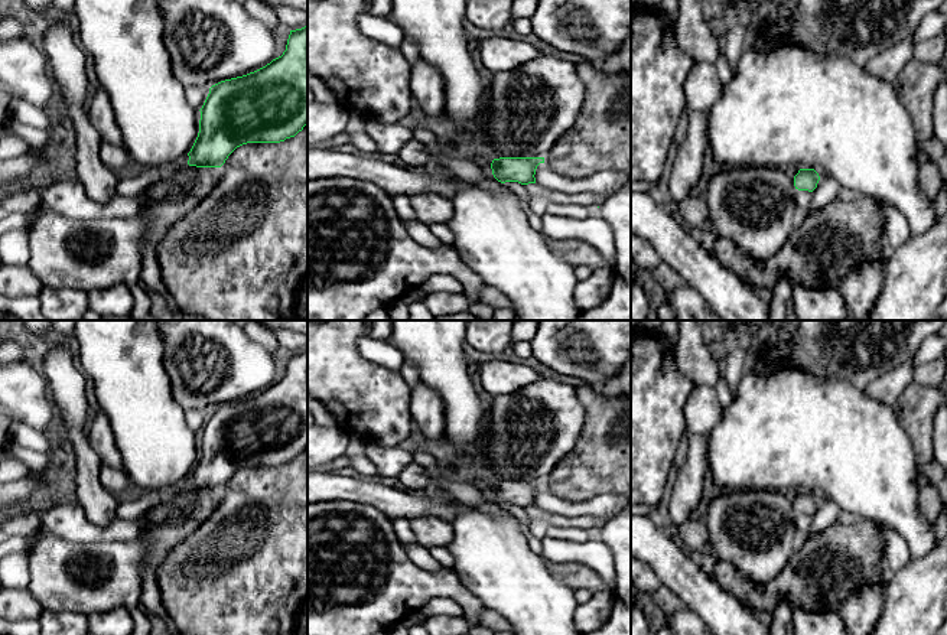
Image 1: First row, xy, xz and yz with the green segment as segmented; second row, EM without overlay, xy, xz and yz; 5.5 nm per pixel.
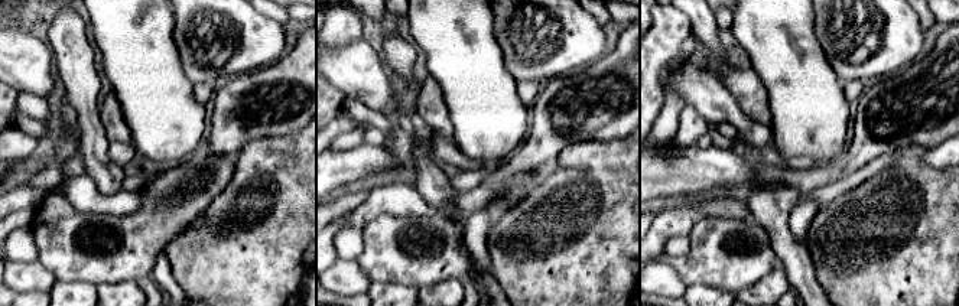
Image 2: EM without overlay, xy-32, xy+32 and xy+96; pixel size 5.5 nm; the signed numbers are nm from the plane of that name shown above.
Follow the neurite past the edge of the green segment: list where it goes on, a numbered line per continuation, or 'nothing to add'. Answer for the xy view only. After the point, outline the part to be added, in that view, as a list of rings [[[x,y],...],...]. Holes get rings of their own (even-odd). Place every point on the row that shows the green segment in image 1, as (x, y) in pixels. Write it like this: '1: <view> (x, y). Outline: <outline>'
nothing to add

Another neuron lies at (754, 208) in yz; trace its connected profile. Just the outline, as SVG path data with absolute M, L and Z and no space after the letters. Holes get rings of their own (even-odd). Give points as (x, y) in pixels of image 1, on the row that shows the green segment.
M775 167L719 169L709 180L706 202L712 229L758 261L774 257L797 218L794 179Z

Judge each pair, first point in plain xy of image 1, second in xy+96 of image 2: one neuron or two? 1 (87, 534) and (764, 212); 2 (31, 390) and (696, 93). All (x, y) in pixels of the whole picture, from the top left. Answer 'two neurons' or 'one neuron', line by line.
1: two neurons
2: one neuron

